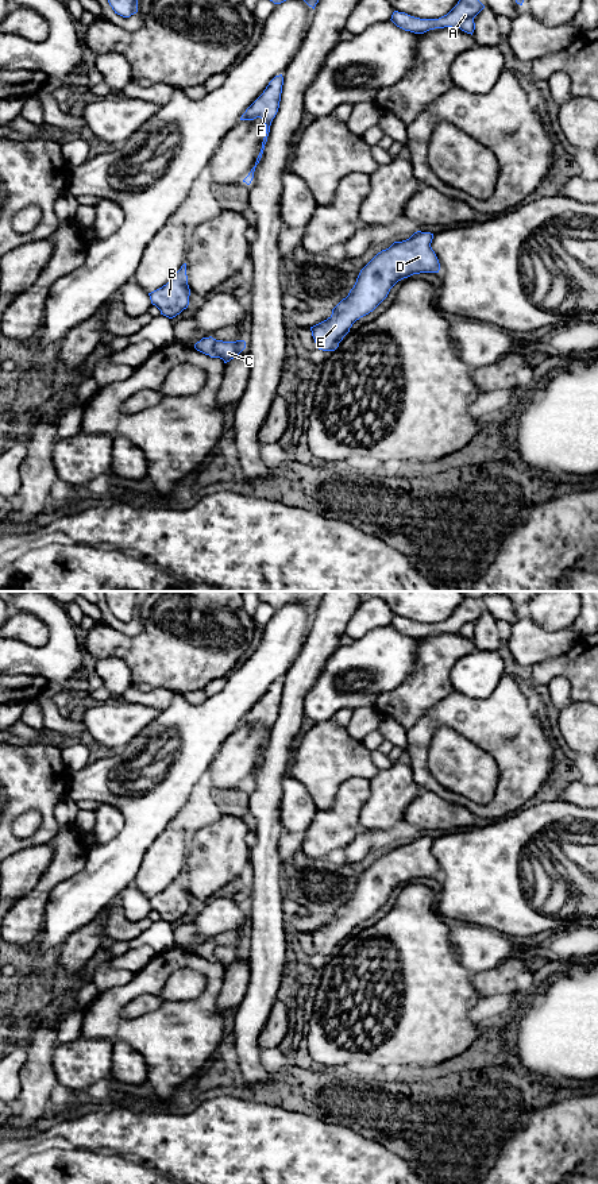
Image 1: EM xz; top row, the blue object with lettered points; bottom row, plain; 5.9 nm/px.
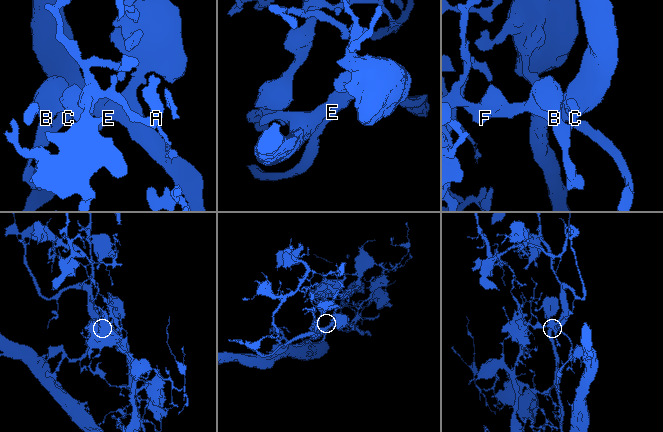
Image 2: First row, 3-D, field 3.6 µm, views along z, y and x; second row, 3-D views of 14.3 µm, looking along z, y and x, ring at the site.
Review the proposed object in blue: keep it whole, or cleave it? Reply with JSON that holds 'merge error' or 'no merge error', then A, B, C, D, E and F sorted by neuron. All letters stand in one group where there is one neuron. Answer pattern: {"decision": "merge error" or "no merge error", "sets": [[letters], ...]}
{"decision": "merge error", "sets": [["A", "B", "F"], ["C", "D", "E"]]}

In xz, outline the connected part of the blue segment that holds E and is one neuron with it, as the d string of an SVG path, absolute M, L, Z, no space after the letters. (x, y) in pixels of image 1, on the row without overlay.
M414 837L409 844L394 846L389 853L378 857L359 878L354 892L333 914L332 919L310 932L316 952L323 956L335 956L350 937L352 929L373 917L389 899L390 894L401 884L420 878L439 878L440 868L431 852L433 838Z

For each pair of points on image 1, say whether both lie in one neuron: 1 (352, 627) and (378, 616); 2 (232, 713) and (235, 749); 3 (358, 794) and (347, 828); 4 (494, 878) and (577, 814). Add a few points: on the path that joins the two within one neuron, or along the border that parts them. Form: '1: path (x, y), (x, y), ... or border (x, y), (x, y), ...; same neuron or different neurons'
1: path (359, 624), (367, 616), (371, 616); same neuron
2: border (240, 725), (223, 743), (216, 755); different neurons
3: path (350, 802), (347, 805), (347, 820); same neuron
4: path (505, 853), (541, 817), (552, 814); same neuron

